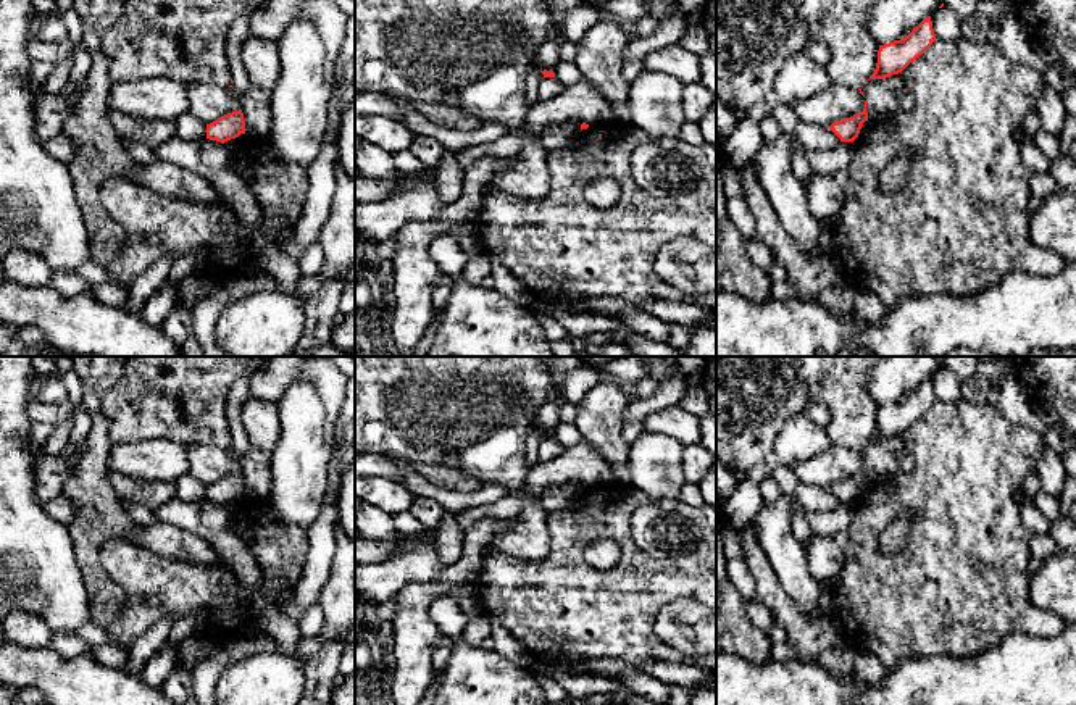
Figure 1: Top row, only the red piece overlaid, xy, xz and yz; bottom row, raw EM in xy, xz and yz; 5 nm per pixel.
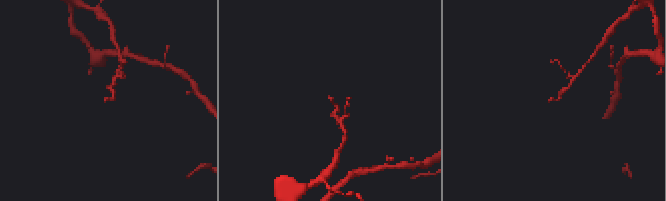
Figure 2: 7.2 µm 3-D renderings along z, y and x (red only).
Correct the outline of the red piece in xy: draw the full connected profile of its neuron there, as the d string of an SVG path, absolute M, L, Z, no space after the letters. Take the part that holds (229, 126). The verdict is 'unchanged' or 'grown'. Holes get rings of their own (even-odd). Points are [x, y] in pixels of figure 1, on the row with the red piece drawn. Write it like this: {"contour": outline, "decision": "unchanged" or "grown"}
{"contour": "M242 110L227 113L216 121L206 124L206 139L216 142L227 142L245 134L245 121Z", "decision": "unchanged"}

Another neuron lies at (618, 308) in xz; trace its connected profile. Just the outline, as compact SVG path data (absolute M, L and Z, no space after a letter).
M586 298L566 305L573 313L595 313L618 318L624 326L652 340L666 342L673 324L632 308L621 298Z

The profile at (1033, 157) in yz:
M1024 137L1020 145L1020 153L1023 163L1032 173L1047 173L1050 160L1037 148L1036 142L1031 137Z

